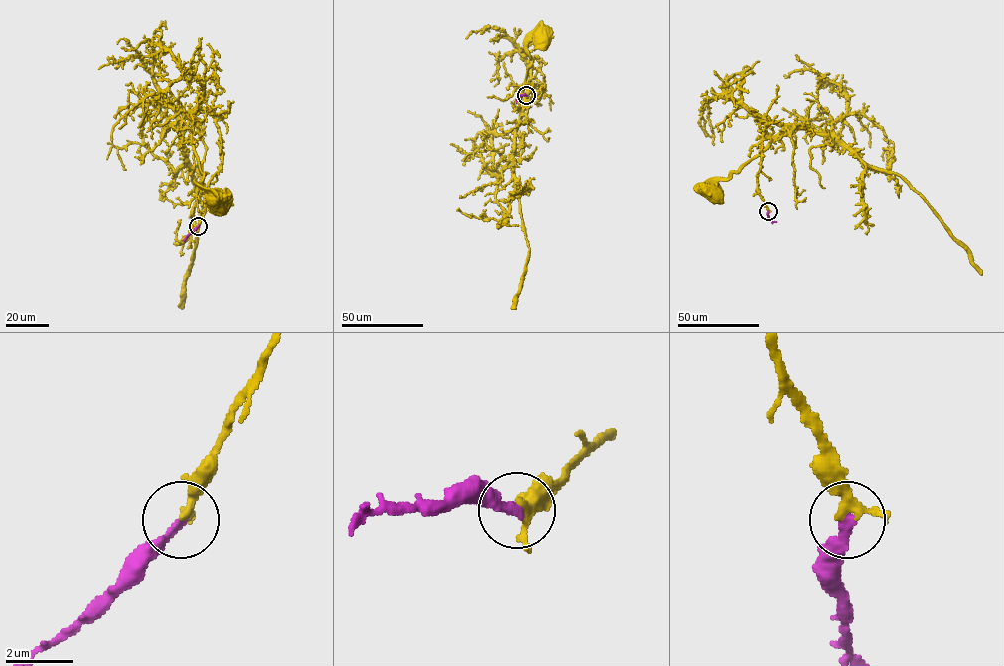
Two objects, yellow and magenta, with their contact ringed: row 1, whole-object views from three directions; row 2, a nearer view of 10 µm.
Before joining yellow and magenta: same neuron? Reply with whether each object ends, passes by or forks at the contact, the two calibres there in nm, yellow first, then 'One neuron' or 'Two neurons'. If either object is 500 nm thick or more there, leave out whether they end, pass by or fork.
At the ring yellow passes by. At the ring magenta ends. Thickness 220 nm (yellow) against 240 nm. One neuron

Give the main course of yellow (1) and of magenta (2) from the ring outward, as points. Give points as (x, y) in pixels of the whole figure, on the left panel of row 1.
1: (198, 225), (208, 182), (221, 162), (214, 113), (203, 109), (188, 129), (204, 173), (198, 185), (219, 200)
2: (198, 225), (184, 239)

